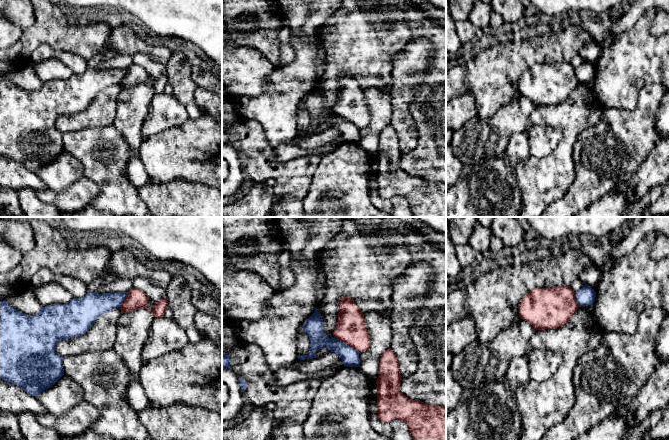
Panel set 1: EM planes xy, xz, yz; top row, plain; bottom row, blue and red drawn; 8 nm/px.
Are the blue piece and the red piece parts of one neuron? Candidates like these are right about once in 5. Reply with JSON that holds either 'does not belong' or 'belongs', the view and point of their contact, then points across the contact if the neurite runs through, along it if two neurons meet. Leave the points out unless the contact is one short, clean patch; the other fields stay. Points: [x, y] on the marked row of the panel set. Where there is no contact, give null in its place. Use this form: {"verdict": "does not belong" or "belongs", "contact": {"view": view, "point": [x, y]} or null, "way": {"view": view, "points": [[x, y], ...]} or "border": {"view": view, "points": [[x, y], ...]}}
{"verdict": "does not belong", "contact": {"view": "xz", "point": [345, 343]}}

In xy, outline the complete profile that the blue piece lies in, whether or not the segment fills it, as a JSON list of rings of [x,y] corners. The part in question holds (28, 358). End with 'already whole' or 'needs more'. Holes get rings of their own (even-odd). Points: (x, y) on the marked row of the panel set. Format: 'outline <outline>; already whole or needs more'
outline [[[89,291],[84,297],[73,298],[66,304],[52,304],[42,307],[37,314],[32,316],[17,311],[6,300],[0,301],[0,380],[17,385],[30,395],[37,397],[64,375],[63,357],[56,352],[57,343],[61,340],[83,335],[102,314],[119,308],[126,297],[126,292],[99,294]]]; already whole

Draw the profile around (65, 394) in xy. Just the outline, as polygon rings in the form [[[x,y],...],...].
[[[64,374],[54,385],[41,392],[37,399],[47,412],[62,416],[84,400],[84,397],[81,387]]]

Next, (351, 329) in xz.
[[[343,297],[338,301],[338,322],[333,336],[354,348],[358,353],[367,351],[370,347],[370,336],[365,324],[364,314],[360,311],[354,299]]]

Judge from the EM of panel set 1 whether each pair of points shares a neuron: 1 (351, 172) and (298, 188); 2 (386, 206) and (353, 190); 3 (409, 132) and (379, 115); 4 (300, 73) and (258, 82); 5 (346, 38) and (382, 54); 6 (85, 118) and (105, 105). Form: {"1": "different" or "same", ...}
{"1": "different", "2": "different", "3": "different", "4": "different", "5": "same", "6": "same"}

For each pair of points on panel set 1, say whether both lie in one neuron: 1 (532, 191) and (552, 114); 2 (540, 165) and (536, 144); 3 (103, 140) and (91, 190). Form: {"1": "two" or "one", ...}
{"1": "one", "2": "two", "3": "two"}

